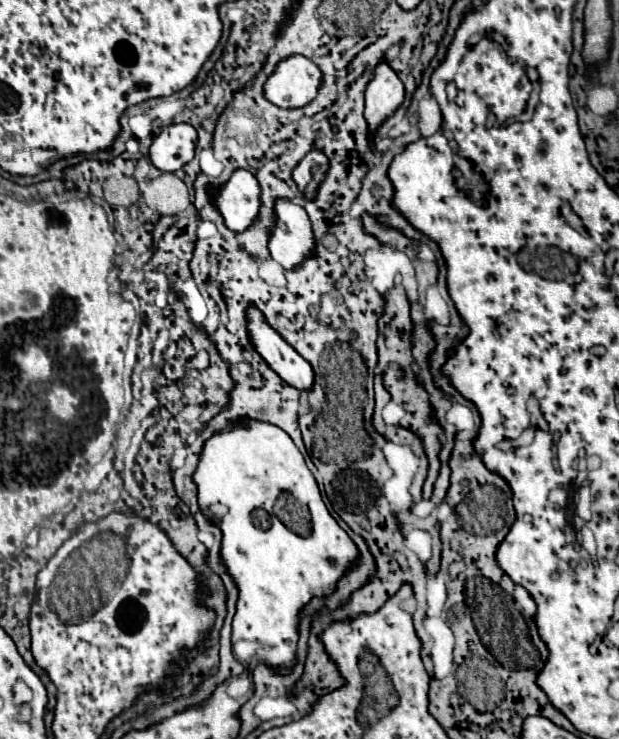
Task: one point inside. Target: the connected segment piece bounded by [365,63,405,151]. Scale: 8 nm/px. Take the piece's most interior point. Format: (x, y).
(384, 94)

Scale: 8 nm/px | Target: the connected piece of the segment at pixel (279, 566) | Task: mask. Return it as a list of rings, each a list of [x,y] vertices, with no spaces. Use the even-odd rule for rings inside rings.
[[[245,417],[241,425],[231,427],[227,433],[213,435],[203,447],[193,481],[197,483],[197,491],[199,491],[197,495],[203,513],[209,511],[213,517],[213,505],[227,507],[227,513],[221,517],[221,523],[217,523],[217,527],[223,531],[223,541],[221,541],[223,563],[239,585],[237,613],[233,621],[233,641],[245,639],[245,641],[269,643],[273,651],[261,655],[269,663],[287,667],[289,673],[291,667],[297,663],[297,641],[299,641],[297,625],[303,607],[313,597],[329,597],[335,593],[337,583],[345,575],[345,571],[359,565],[359,549],[325,507],[317,481],[309,471],[301,451],[295,447],[291,437],[275,425],[263,425],[263,421],[251,421],[249,417]],[[281,493],[291,493],[293,497],[297,497],[297,501],[309,507],[313,519],[309,537],[295,535],[273,513],[273,505]]]

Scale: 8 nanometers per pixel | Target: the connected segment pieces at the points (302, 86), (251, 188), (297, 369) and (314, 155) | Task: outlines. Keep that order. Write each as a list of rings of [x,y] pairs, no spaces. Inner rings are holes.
[[[303,55],[279,61],[275,73],[265,83],[265,97],[281,109],[301,109],[309,105],[323,81],[321,69]]]
[[[237,169],[223,191],[215,193],[217,207],[231,231],[243,233],[259,217],[261,187],[253,173]]]
[[[255,307],[247,309],[247,329],[257,353],[285,383],[299,391],[313,389],[313,367],[263,321],[263,315]]]
[[[309,151],[305,159],[293,169],[293,179],[307,201],[315,201],[317,189],[323,183],[327,171],[329,171],[329,159],[319,151]]]

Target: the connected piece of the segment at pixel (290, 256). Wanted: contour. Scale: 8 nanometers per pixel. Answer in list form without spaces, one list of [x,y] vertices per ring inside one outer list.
[[[291,201],[275,203],[277,225],[271,231],[269,251],[283,269],[295,269],[305,259],[315,257],[315,235],[303,207]]]

